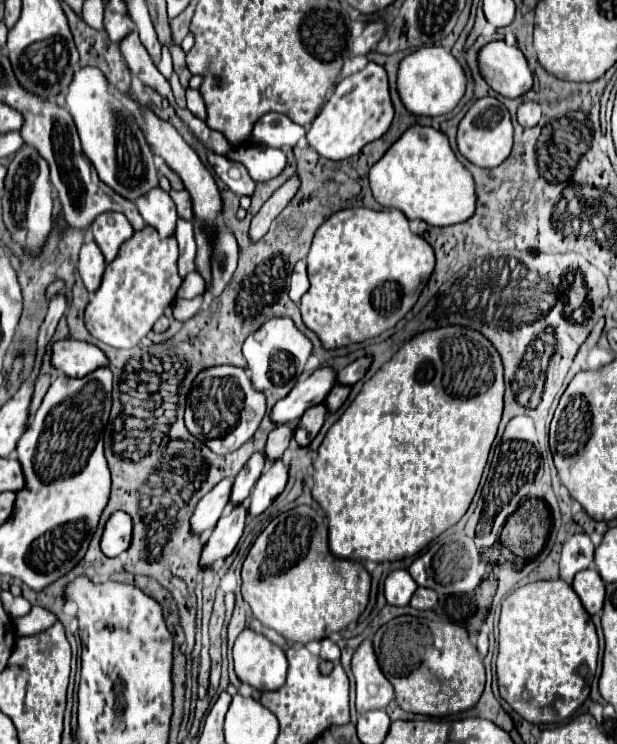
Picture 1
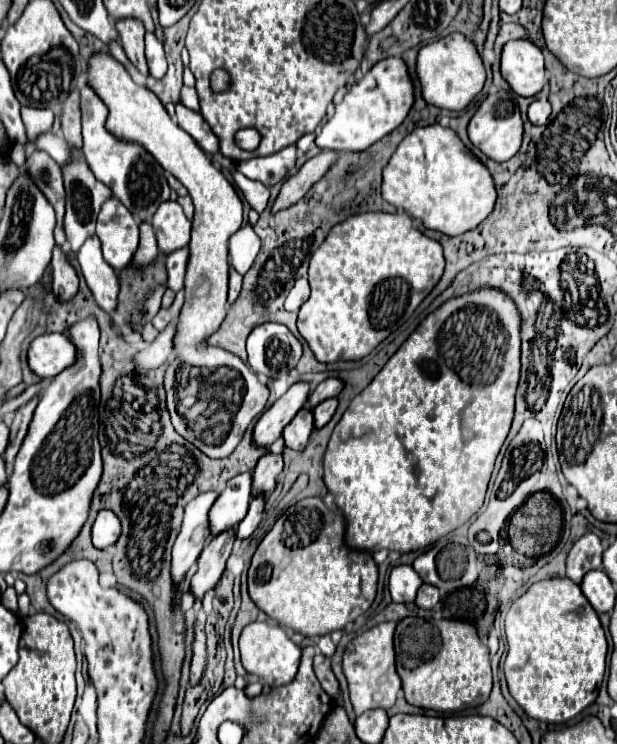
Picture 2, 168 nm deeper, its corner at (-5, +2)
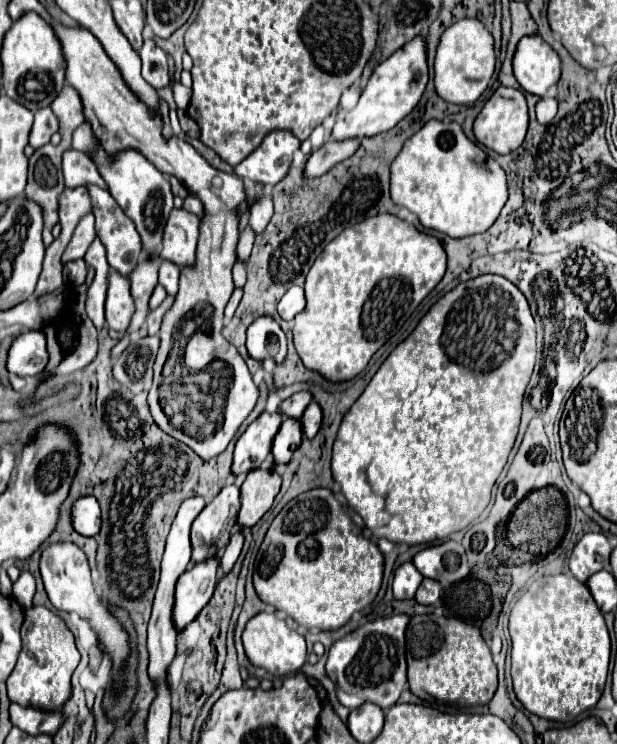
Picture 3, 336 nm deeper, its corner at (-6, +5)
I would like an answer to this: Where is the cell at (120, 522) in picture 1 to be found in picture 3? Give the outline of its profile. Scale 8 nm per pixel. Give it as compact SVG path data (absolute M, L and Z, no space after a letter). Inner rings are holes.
M93 496L75 502L73 528L83 536L97 536L101 530L101 506Z

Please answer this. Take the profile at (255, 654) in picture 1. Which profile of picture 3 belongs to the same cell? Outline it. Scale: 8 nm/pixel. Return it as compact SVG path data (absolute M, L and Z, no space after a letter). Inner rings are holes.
M267 604L267 610L253 616L245 630L243 630L243 648L247 652L247 658L253 666L265 668L269 674L283 678L293 672L297 672L305 662L307 662L307 648L305 648L305 638L297 632L297 622L287 616L287 612L277 610L275 606Z

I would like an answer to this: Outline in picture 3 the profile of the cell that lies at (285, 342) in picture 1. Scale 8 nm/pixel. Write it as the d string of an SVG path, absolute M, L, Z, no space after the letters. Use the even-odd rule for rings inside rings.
M257 318L247 330L247 352L255 360L271 358L281 364L287 358L287 336L273 318Z

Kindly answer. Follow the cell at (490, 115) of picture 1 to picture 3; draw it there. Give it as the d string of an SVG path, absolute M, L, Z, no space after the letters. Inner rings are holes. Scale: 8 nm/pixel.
M499 86L493 92L493 96L485 102L479 116L475 118L473 134L475 134L477 142L487 146L489 150L493 150L497 154L509 154L521 146L525 132L527 132L527 124L529 124L529 116L527 116L527 102L525 102L523 92L515 90L515 88Z

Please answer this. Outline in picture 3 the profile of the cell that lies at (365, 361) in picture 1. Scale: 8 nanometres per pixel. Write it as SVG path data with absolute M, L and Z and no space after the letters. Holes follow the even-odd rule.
M303 390L303 392L293 394L293 396L287 398L285 402L281 402L279 410L281 410L283 414L299 420L299 416L303 416L303 412L305 412L305 408L311 404L311 400L313 400L313 394L307 392L307 390Z

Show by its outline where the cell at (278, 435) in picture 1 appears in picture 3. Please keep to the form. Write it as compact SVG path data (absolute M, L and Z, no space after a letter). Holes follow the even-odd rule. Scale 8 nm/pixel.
M255 468L245 476L241 484L241 512L237 524L251 528L273 504L281 488L281 476L269 470Z

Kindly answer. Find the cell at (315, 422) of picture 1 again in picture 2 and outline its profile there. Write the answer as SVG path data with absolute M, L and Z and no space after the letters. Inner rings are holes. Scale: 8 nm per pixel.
M304 407L302 411L296 413L296 417L284 427L282 431L282 439L284 439L284 445L292 451L302 451L308 443L308 437L314 429L314 417L312 417L312 411L308 407Z

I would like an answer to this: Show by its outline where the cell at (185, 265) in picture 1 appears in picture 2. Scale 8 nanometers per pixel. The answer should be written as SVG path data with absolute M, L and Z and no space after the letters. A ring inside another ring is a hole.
M188 247L178 249L178 251L168 255L168 259L166 259L166 267L168 267L168 281L166 281L166 285L168 285L168 289L178 293L184 287L186 263L188 263Z

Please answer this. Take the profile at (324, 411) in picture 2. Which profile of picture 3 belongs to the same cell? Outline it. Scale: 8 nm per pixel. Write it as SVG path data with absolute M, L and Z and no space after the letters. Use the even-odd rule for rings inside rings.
M311 402L311 404L307 406L303 418L301 418L303 434L305 434L307 438L313 438L313 436L319 432L319 428L321 428L321 420L323 420L323 410L321 410L321 406L319 406L317 402Z

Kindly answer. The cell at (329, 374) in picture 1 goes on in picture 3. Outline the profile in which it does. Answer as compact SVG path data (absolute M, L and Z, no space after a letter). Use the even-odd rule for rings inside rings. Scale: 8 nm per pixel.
M277 410L273 414L263 412L255 422L247 426L247 430L241 434L241 438L235 444L235 454L233 454L235 476L243 476L249 470L261 466L261 462L271 452L271 444L275 440L275 434L279 432L281 422L283 414Z

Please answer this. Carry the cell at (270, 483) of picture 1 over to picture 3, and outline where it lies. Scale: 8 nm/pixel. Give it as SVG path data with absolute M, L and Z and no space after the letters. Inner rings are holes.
M235 526L235 530L233 530L233 534L231 534L231 540L229 540L227 548L221 552L219 564L221 564L223 574L227 574L227 572L233 568L233 564L235 564L239 552L241 552L241 548L243 548L243 540L245 540L245 538L243 538L243 528L241 528L241 526Z

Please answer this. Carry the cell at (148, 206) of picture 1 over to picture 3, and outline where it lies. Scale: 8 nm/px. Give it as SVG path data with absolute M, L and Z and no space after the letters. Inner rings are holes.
M173 208L163 230L161 258L177 266L191 266L195 262L195 246L199 236L199 218L183 208Z

